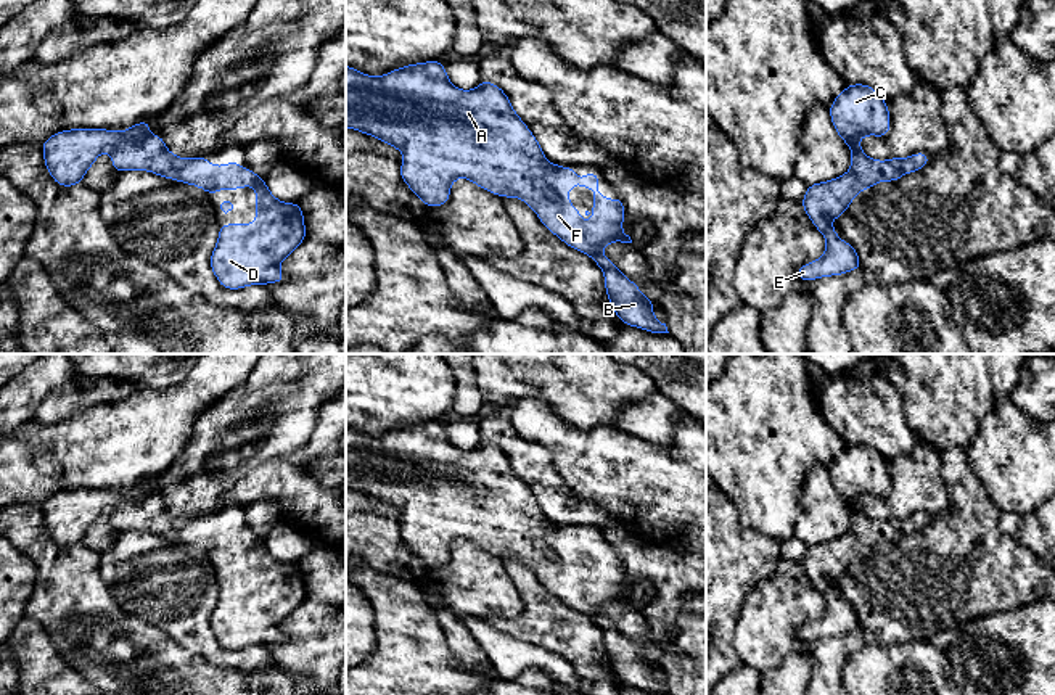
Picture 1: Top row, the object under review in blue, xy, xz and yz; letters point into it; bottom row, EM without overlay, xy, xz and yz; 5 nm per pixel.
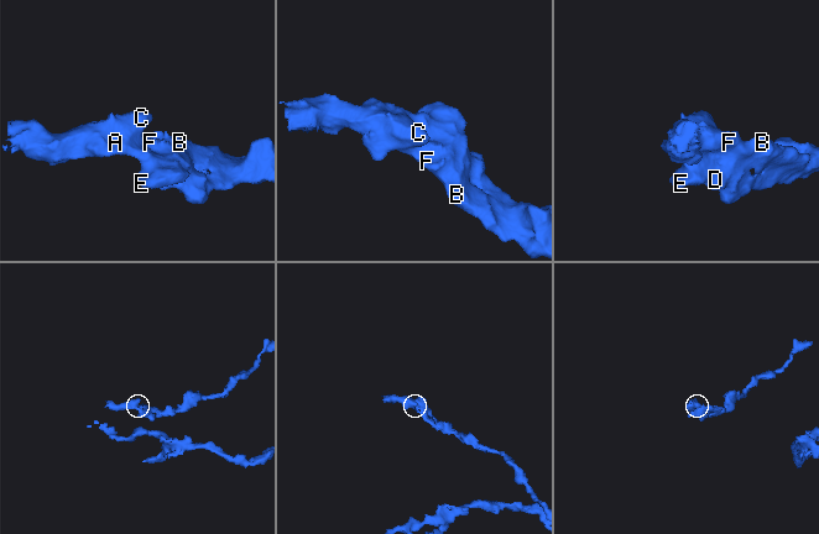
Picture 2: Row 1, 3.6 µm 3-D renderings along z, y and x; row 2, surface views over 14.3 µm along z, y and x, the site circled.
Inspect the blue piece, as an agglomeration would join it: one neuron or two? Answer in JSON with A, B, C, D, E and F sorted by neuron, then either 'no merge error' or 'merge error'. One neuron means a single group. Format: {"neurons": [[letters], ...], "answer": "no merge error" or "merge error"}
{"neurons": [["A", "B", "C", "D", "E", "F"]], "answer": "no merge error"}

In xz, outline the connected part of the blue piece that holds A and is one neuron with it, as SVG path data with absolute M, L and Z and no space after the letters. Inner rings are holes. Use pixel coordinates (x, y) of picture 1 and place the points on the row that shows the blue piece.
M439 60L407 64L381 77L367 76L346 64L346 127L372 135L397 148L405 158L399 166L402 180L426 208L444 206L450 185L465 177L500 198L519 198L564 245L585 253L603 270L608 301L621 323L651 333L669 333L651 307L653 302L603 253L605 245L632 243L622 232L626 208L616 195L613 201L598 193L600 179L593 171L577 177L574 167L547 161L537 138L513 109L507 93L495 84L481 80L473 90L457 88ZM569 188L593 190L593 220L582 222L577 204L568 201Z

